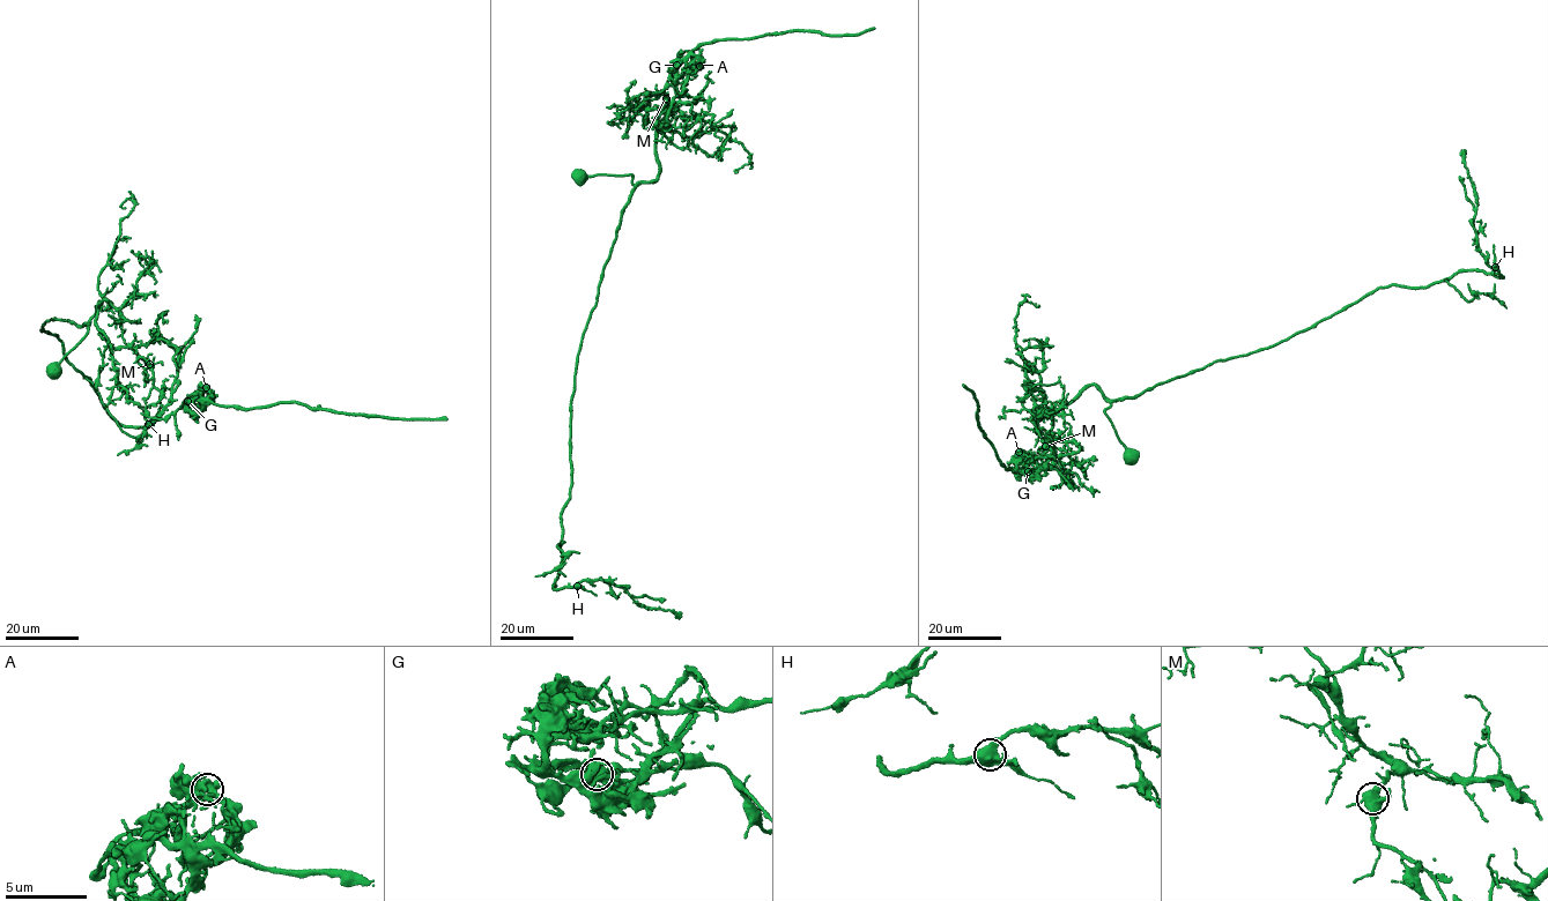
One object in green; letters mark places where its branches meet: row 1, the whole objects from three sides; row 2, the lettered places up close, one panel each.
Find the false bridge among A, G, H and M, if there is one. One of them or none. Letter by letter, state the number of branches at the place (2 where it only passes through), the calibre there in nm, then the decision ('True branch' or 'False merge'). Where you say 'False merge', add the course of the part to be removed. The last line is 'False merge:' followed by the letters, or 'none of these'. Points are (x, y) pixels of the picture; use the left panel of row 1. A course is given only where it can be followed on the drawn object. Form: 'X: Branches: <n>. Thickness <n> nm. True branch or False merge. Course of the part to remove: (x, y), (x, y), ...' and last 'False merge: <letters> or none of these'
A: Branches: 4. Thickness 500 nm. True branch
G: Branches: 4. Thickness 550 nm. False merge. Course of the part to remove: (187, 401), (197, 399), (245, 409), (294, 401), (338, 412), (446, 419)
H: Branches: 4. Thickness 500 nm. True branch
M: Branches: 4. Thickness 550 nm. True branch
False merge: G

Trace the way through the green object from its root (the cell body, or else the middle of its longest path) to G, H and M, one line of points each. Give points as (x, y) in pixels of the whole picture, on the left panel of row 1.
G: (54, 371), (100, 302), (97, 328), (110, 345), (127, 345), (152, 371), (145, 414), (168, 417), (187, 401)
H: (54, 371), (88, 324), (50, 319), (41, 330), (58, 335), (110, 416), (125, 426), (148, 424)
M: (54, 371), (86, 335), (100, 302), (95, 307), (97, 328), (106, 336), (110, 345), (127, 345), (149, 364)

